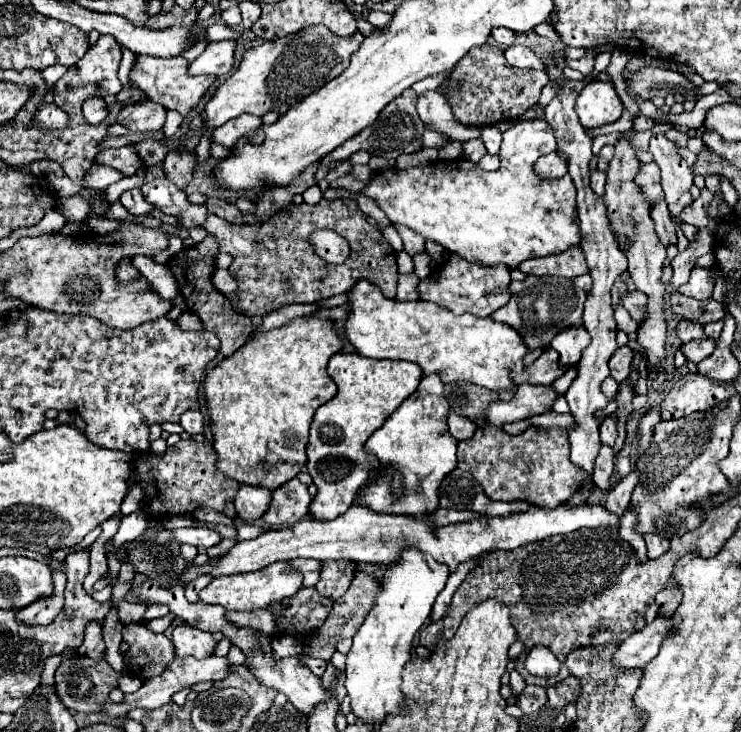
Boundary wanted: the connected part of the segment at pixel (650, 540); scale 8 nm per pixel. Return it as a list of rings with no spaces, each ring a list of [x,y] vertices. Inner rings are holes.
[[[649,534],[645,538],[647,542],[647,550],[649,550],[649,558],[659,558],[661,554],[665,554],[669,550],[669,540],[665,540],[663,536],[657,536],[657,534]]]

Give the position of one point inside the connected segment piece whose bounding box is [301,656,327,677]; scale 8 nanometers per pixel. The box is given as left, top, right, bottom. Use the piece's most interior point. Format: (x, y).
(318, 666)

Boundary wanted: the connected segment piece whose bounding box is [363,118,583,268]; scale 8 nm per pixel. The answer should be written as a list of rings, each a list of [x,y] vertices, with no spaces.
[[[519,120],[515,126],[503,132],[501,140],[501,166],[495,172],[479,170],[469,158],[461,160],[439,160],[431,166],[423,168],[407,168],[407,170],[385,170],[373,178],[373,182],[363,190],[371,196],[377,206],[387,214],[393,224],[403,224],[427,240],[435,240],[449,252],[459,254],[465,260],[477,260],[483,264],[507,264],[515,268],[523,260],[535,256],[551,256],[565,252],[573,246],[579,246],[583,234],[579,230],[577,204],[575,204],[575,184],[571,176],[563,178],[539,178],[533,170],[539,156],[555,152],[555,136],[553,128],[547,120]]]

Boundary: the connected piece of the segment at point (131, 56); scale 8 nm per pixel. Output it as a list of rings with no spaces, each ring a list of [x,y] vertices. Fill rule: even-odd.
[[[120,44],[119,46],[121,48],[122,59],[119,66],[118,78],[124,86],[129,86],[130,82],[128,79],[128,75],[130,70],[132,69],[133,61],[135,60],[136,55],[129,49],[123,48]]]

